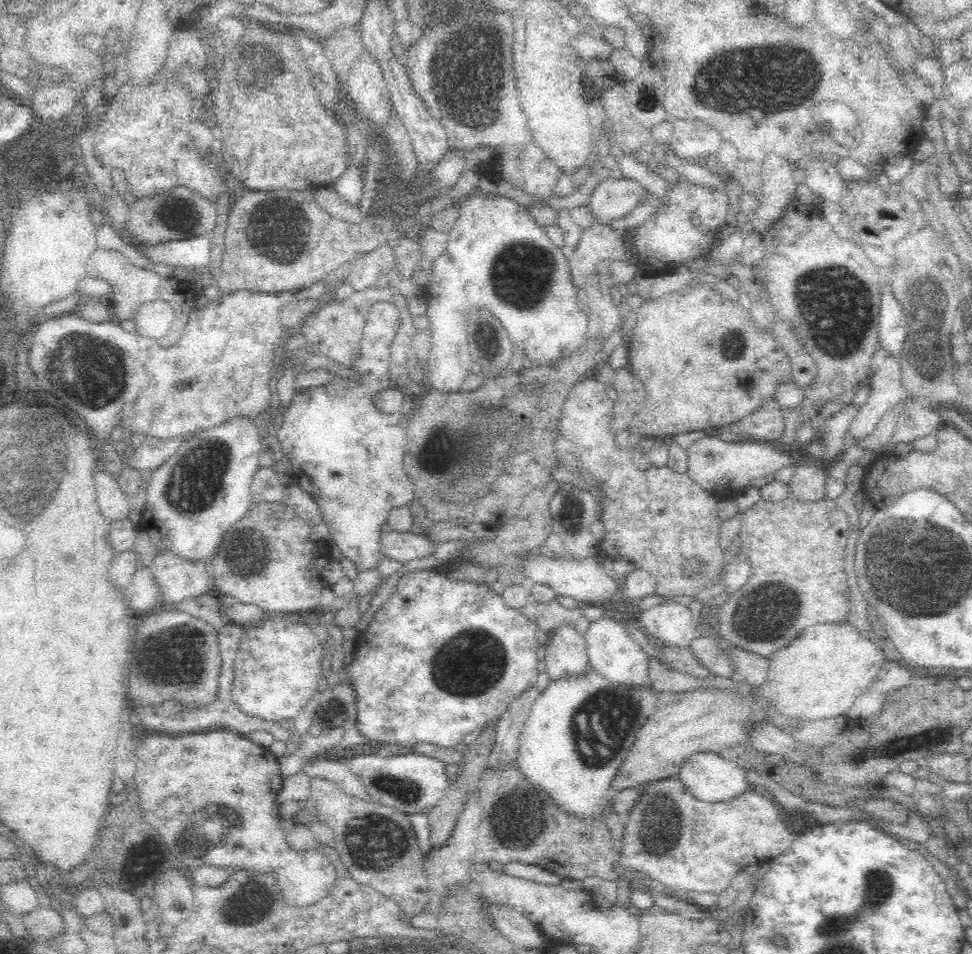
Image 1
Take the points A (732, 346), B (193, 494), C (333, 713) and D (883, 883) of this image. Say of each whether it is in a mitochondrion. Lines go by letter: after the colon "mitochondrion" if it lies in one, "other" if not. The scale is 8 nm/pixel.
A: mitochondrion
B: mitochondrion
C: mitochondrion
D: mitochondrion

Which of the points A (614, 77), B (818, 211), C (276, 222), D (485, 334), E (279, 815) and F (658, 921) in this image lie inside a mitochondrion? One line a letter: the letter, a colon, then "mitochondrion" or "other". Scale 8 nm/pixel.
A: other
B: other
C: mitochondrion
D: mitochondrion
E: other
F: other

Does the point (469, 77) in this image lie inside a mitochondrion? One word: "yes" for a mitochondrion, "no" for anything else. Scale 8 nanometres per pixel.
yes

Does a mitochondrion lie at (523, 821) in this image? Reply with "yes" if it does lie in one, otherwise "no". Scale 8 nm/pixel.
yes

